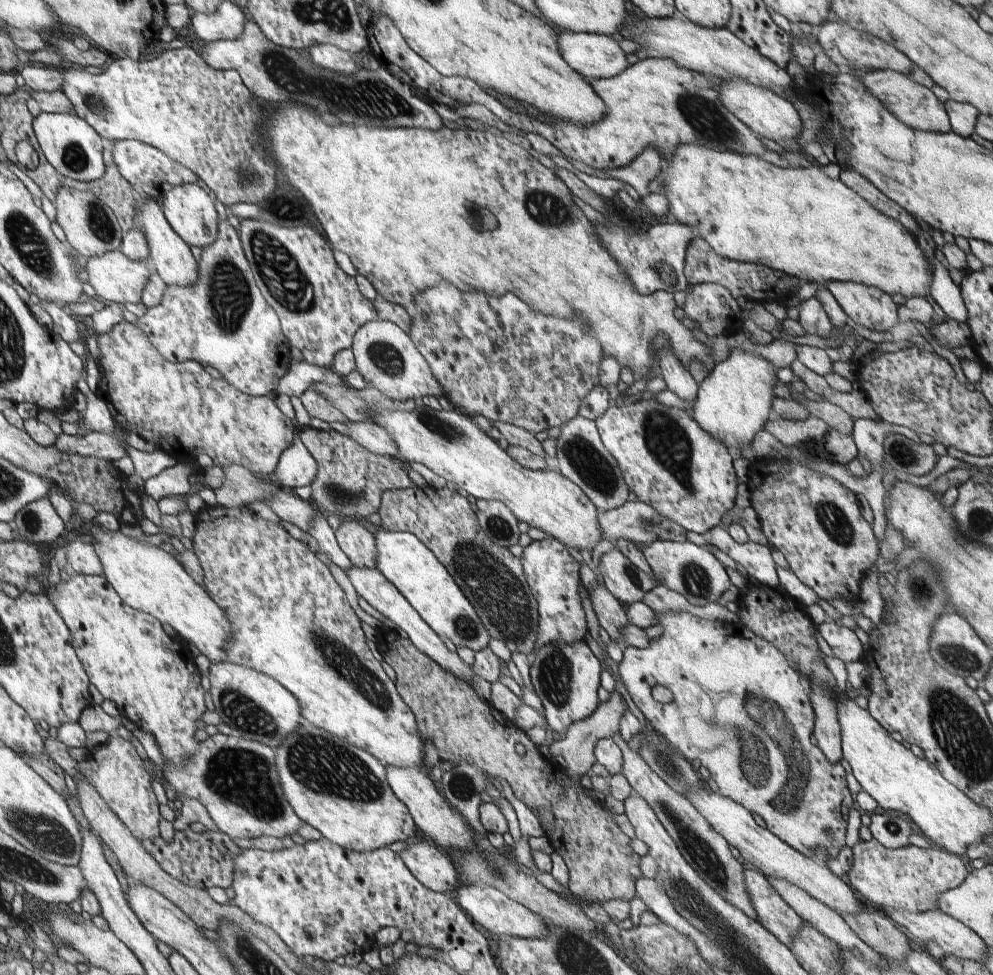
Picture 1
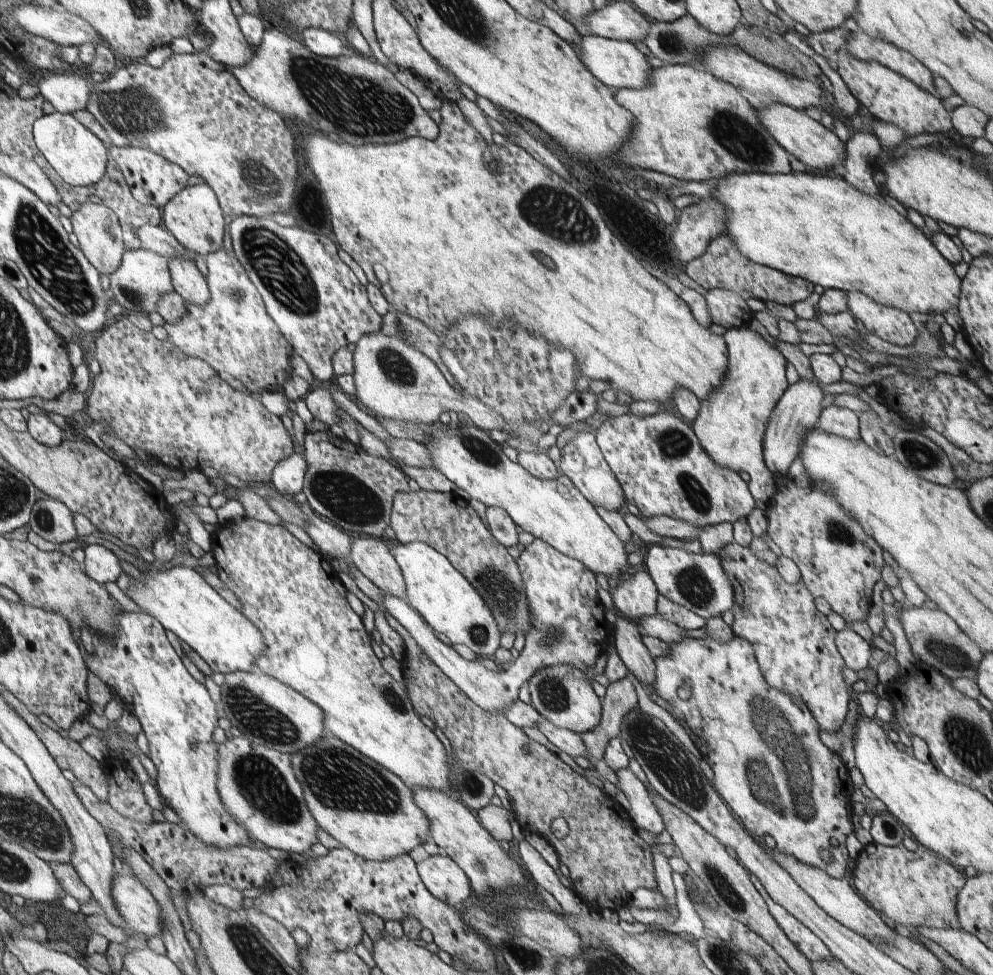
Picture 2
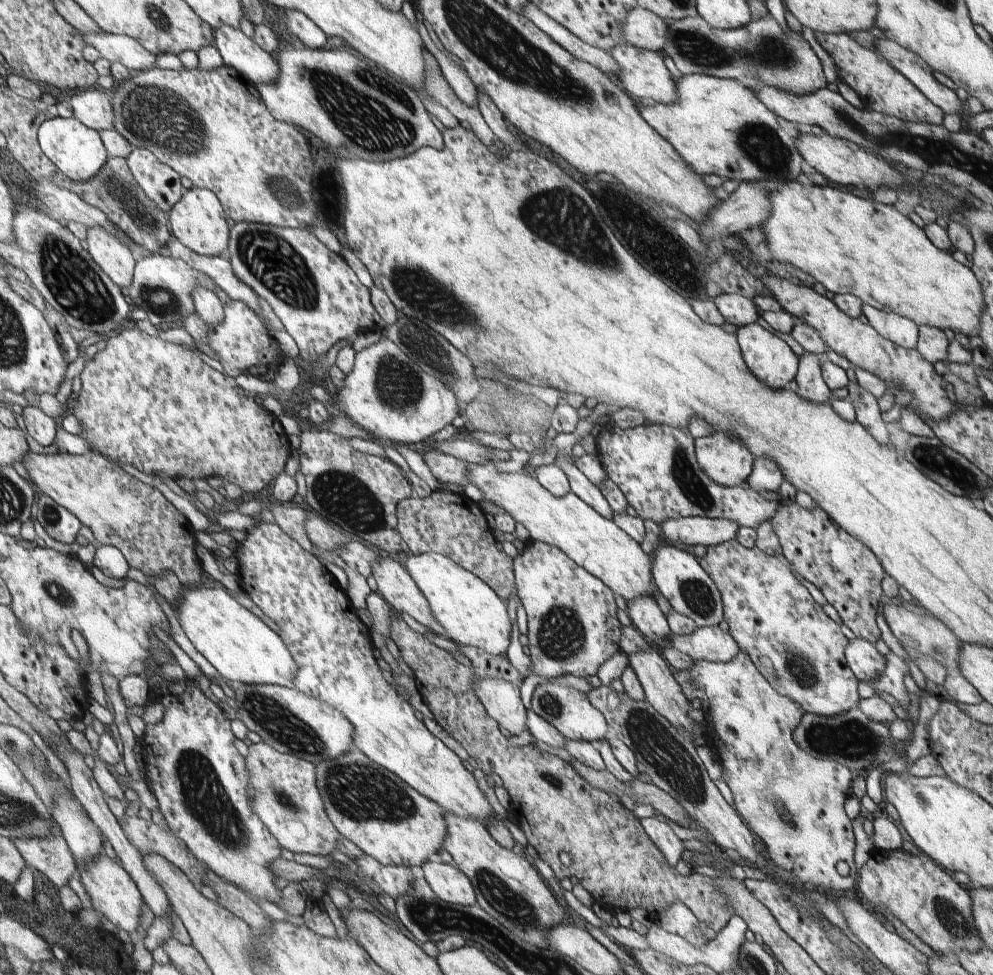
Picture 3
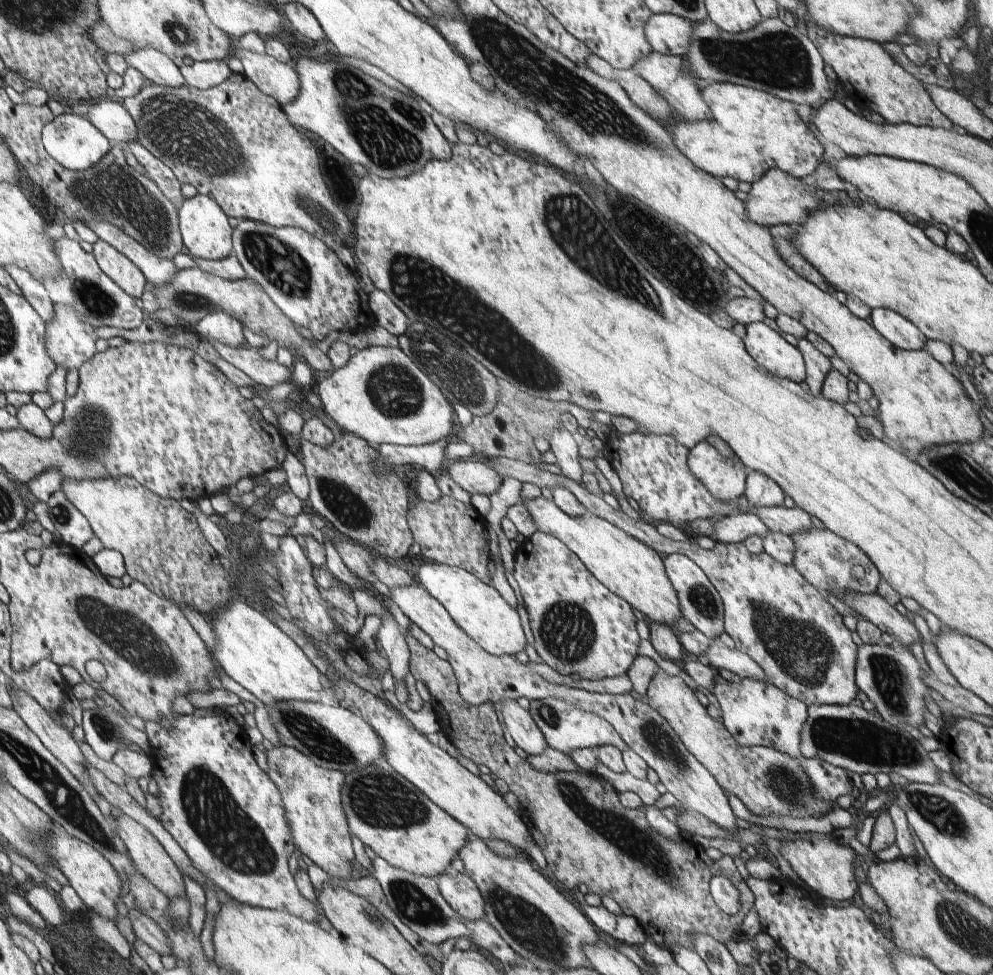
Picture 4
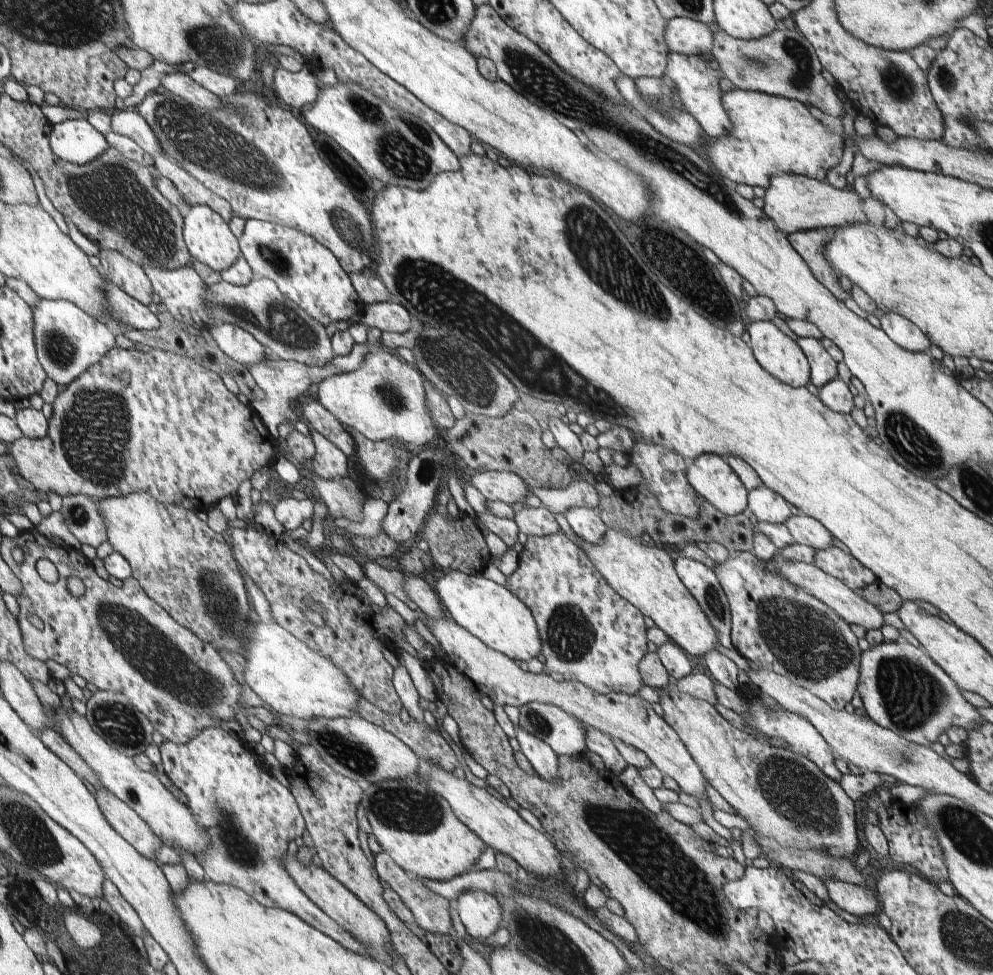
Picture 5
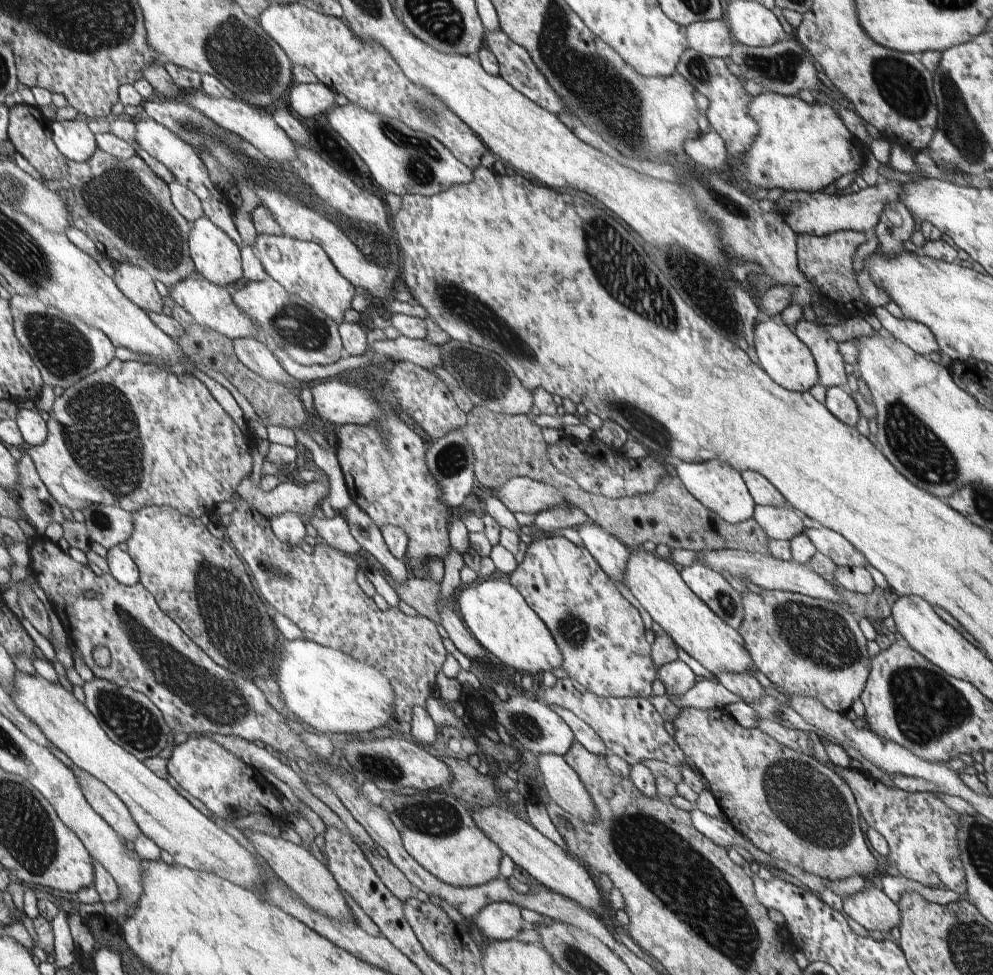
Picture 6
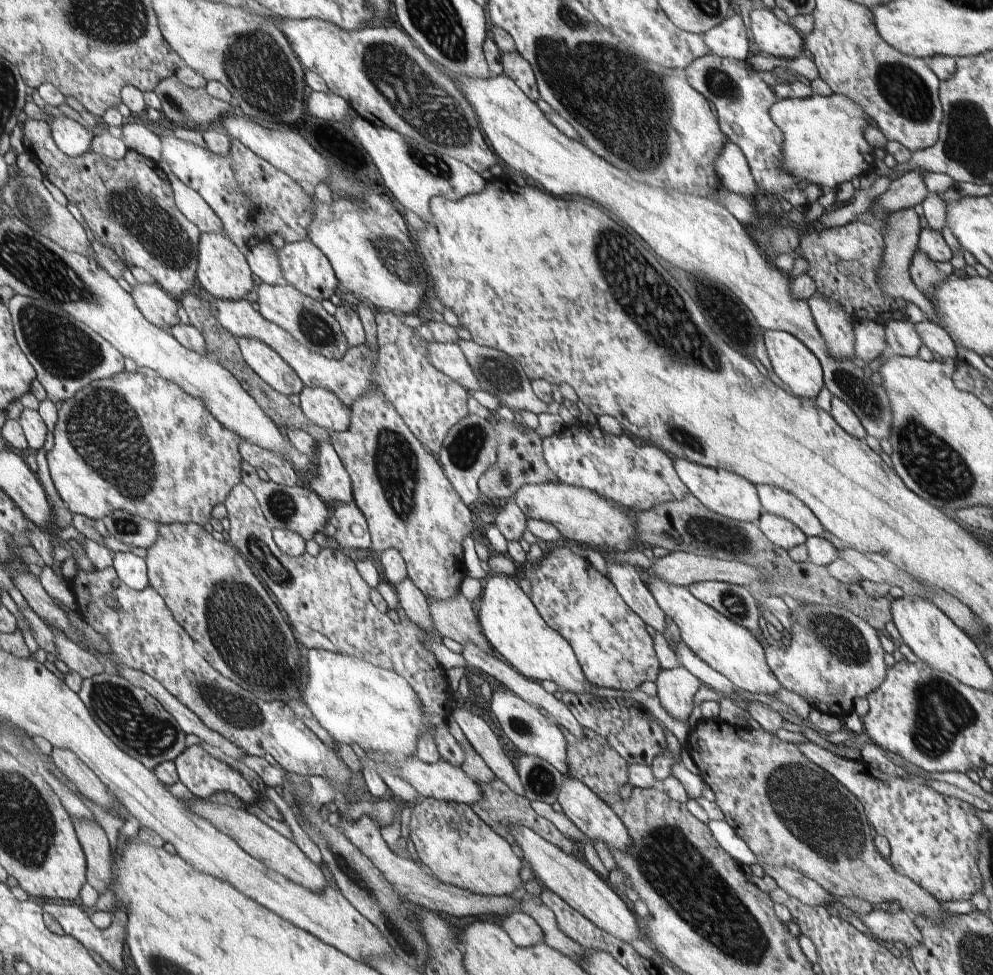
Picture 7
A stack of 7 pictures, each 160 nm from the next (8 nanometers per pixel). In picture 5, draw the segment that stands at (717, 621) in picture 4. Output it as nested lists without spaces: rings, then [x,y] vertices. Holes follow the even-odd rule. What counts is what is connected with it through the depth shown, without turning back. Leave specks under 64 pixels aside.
[[[680,556],[676,561],[681,581],[693,593],[702,610],[719,632],[721,644],[735,648],[732,642],[732,607],[717,574],[702,562]]]

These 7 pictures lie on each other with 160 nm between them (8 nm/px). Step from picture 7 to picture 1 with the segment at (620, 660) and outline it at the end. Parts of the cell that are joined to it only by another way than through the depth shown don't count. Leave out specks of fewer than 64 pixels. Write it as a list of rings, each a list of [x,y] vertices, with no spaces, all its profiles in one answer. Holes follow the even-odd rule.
[[[546,537],[542,540],[532,541],[523,548],[522,562],[525,566],[525,574],[528,578],[528,586],[532,588],[534,598],[537,598],[540,614],[539,634],[536,640],[536,650],[552,643],[575,643],[585,640],[585,634],[589,632],[586,628],[586,616],[580,604],[580,564],[572,558],[566,546],[555,538]],[[353,566],[345,572],[358,596],[362,596],[372,608],[389,618],[391,623],[396,624],[399,631],[409,634],[410,640],[418,650],[426,653],[442,668],[456,675],[459,679],[465,679],[472,686],[476,675],[471,666],[464,662],[457,652],[453,653],[446,647],[442,638],[432,630],[431,626],[426,624],[426,621],[418,614],[418,611],[409,603],[409,600],[378,569],[361,569]]]

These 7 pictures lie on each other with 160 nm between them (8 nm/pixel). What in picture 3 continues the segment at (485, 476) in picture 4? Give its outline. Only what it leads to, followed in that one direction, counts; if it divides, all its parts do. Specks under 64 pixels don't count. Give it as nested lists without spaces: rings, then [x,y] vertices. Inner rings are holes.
[[[434,449],[426,451],[422,459],[438,481],[446,482],[446,484],[460,484],[460,486],[468,483],[468,476],[466,476],[468,463],[466,461]]]

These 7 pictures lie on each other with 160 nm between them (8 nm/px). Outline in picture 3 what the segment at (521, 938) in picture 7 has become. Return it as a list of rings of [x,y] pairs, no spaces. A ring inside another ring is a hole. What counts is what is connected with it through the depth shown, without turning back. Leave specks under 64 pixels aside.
[[[426,861],[418,869],[432,890],[444,902],[453,906],[477,905],[476,888],[470,883],[469,876],[460,868],[442,862]]]

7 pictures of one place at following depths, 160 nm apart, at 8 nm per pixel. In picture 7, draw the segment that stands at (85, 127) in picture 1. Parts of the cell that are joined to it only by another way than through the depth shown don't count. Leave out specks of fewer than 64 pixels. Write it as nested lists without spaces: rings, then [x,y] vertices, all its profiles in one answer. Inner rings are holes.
[[[32,91],[33,102],[46,113],[45,120],[51,128],[54,142],[70,157],[83,155],[91,150],[96,132],[87,130],[72,118],[64,115],[58,107],[46,103],[37,91]]]

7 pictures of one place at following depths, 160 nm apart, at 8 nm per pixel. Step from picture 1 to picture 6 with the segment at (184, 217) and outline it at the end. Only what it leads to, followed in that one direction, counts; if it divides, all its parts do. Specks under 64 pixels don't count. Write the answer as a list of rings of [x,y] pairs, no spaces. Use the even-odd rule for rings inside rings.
[[[202,216],[194,221],[190,250],[199,276],[208,282],[221,287],[234,286],[244,278],[238,246],[208,217]]]

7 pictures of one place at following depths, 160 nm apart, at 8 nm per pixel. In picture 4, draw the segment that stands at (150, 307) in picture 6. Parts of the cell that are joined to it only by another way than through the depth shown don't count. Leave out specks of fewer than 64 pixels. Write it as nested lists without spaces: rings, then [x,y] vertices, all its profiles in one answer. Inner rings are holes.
[[[98,239],[93,244],[93,248],[94,259],[100,264],[101,270],[114,283],[117,283],[126,294],[133,295],[134,298],[140,300],[144,291],[148,290],[148,280],[141,268],[126,258],[116,247],[112,247],[102,239]]]

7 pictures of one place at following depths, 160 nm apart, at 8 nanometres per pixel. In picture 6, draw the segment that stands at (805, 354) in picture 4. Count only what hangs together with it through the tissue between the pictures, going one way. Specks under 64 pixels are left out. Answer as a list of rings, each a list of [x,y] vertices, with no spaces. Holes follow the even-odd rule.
[[[802,318],[796,323],[794,332],[810,349],[814,357],[819,383],[826,388],[846,386],[845,360],[838,350],[840,343],[829,336],[825,326]]]

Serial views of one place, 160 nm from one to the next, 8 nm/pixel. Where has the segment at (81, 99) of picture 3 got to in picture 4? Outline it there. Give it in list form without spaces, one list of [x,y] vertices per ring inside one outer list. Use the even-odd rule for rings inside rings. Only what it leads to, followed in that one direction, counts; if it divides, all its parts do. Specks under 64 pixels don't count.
[[[102,99],[93,102],[86,118],[101,131],[112,144],[114,142],[132,142],[138,139],[138,128],[128,114],[128,110],[119,102]]]

